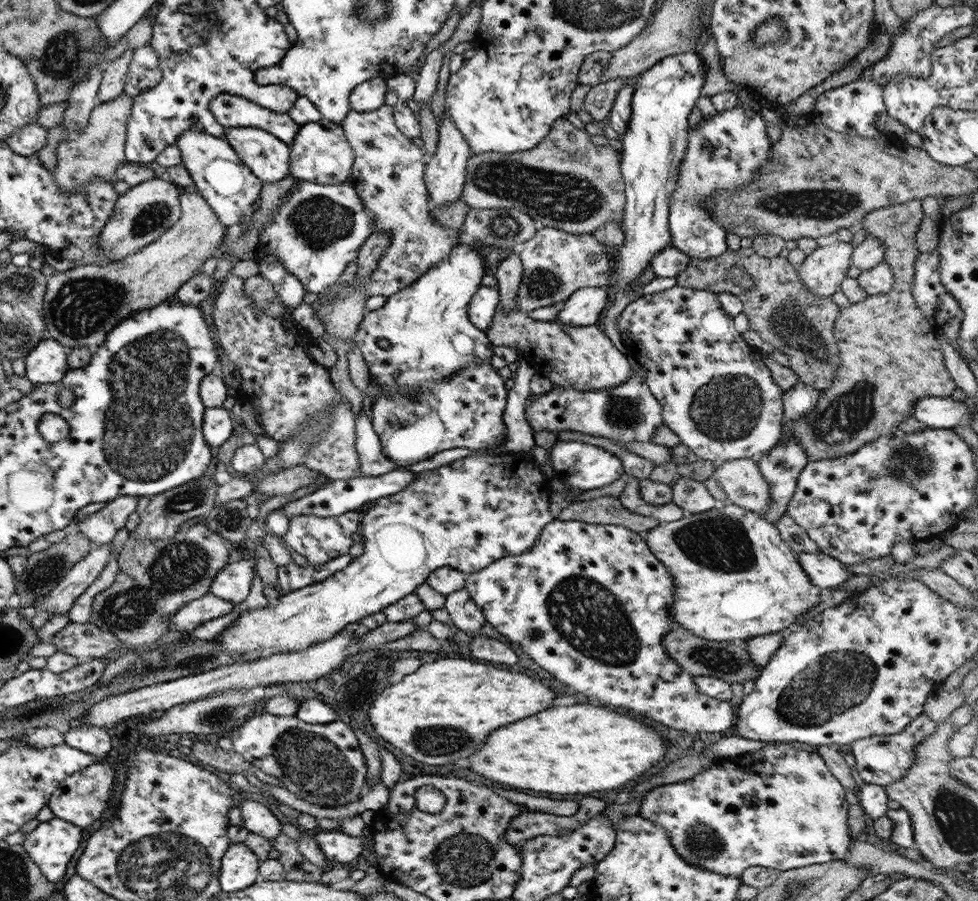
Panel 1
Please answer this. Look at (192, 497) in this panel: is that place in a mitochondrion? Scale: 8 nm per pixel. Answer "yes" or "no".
yes

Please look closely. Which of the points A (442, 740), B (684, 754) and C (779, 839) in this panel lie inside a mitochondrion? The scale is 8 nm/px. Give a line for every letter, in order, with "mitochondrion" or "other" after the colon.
A: mitochondrion
B: other
C: other

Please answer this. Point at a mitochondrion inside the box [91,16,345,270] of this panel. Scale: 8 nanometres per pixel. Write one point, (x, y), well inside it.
(152, 216)

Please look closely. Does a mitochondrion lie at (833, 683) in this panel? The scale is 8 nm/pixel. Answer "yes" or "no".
yes

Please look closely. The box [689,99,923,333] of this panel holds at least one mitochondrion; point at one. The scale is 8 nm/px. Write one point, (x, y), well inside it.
(810, 203)

